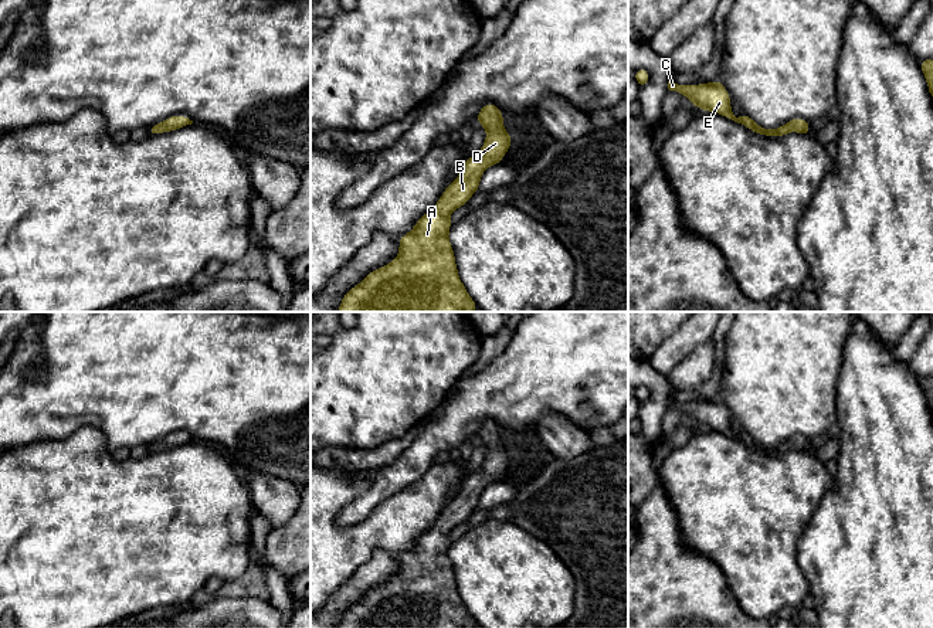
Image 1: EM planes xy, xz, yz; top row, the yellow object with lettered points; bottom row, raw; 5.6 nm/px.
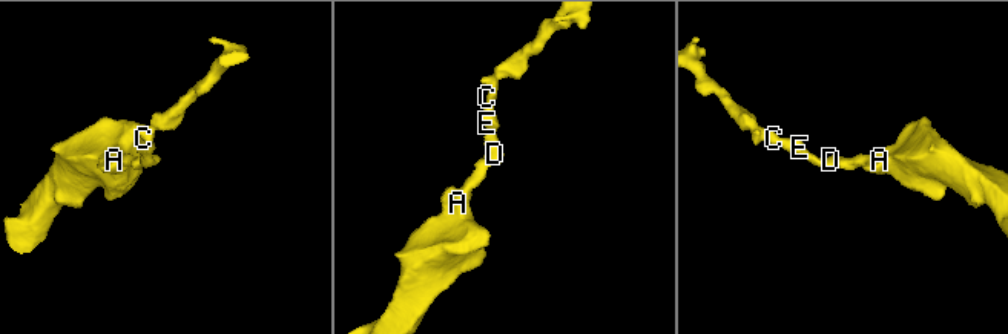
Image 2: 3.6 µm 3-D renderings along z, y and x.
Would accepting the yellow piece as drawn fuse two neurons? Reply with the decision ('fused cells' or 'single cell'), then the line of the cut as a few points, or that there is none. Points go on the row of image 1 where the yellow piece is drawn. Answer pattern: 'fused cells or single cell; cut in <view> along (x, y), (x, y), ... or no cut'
single cell; no cut

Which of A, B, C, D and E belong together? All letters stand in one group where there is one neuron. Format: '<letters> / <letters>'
A B C D E

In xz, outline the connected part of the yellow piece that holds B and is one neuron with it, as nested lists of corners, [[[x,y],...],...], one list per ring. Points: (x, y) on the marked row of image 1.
[[[495,103],[484,105],[476,123],[486,130],[479,153],[464,162],[459,176],[444,190],[435,207],[425,213],[408,234],[397,240],[397,258],[369,272],[359,285],[349,289],[337,312],[474,312],[478,308],[458,275],[452,245],[448,241],[452,225],[449,215],[479,190],[484,170],[501,163],[512,146],[512,136],[505,130],[502,111]]]

